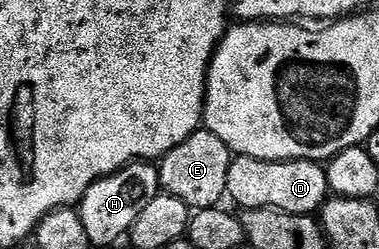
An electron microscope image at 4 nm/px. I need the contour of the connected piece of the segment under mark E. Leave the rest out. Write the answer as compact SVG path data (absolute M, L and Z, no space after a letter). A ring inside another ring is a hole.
M204 128L197 130L160 159L161 189L171 196L179 196L179 200L194 211L220 207L221 197L224 199L227 194L227 172L231 172L234 157L233 151L219 140L219 136Z

